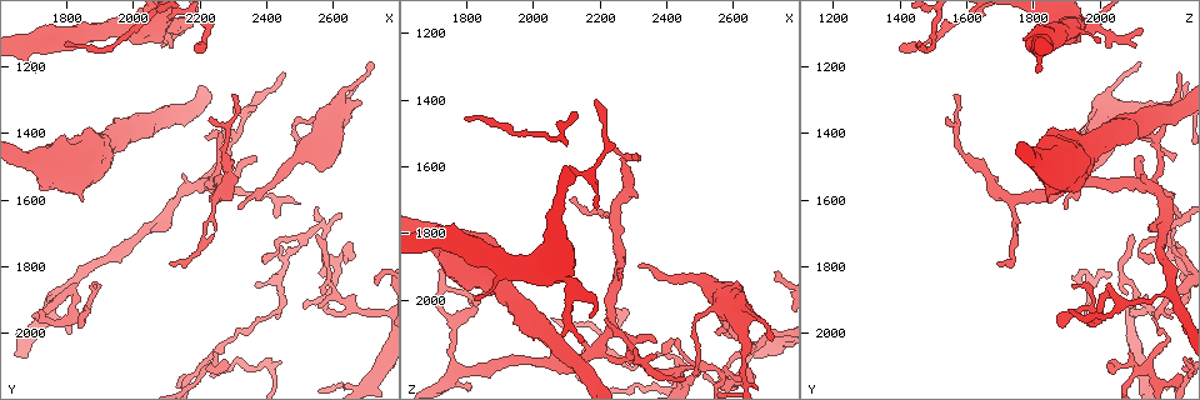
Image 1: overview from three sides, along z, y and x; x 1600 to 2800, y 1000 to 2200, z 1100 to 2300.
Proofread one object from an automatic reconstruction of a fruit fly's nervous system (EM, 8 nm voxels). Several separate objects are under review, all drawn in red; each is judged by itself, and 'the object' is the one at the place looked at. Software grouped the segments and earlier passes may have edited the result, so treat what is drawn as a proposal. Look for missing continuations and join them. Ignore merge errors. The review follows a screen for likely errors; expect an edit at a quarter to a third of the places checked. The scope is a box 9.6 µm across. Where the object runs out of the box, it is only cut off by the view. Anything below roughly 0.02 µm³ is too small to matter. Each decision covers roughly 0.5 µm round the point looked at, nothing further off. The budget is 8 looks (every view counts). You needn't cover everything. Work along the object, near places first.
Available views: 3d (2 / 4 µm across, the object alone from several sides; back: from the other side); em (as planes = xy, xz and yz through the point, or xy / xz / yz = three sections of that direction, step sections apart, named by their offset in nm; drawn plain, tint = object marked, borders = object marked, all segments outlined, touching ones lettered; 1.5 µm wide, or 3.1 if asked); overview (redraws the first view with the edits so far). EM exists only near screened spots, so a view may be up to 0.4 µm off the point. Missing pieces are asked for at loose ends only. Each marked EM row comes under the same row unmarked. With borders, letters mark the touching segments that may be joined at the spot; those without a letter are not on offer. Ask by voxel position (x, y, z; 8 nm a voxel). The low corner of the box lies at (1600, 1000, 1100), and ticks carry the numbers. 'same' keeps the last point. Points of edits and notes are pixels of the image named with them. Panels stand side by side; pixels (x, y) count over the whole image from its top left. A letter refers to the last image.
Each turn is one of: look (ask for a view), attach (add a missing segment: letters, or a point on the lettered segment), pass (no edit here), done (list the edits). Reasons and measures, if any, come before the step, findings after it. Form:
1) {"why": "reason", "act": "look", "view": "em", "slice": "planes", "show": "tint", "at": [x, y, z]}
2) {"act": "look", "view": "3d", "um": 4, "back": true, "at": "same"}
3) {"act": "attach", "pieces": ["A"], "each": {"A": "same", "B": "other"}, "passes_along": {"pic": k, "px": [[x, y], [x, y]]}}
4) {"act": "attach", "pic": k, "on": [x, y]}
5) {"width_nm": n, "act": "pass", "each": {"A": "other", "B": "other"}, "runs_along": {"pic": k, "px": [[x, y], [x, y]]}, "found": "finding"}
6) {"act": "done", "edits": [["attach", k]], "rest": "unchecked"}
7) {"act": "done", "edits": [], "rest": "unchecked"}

{"why": "thin end", "act": "look", "view": "3d", "um": 2, "at": [1880, 1860, 1930]}

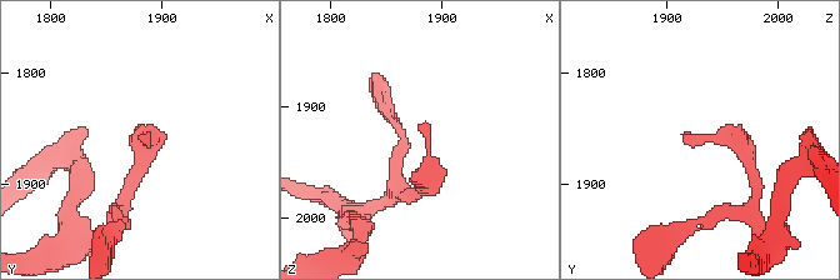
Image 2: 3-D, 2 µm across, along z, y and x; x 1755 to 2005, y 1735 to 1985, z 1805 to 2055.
{"act": "look", "view": "em", "slice": "xz", "step": 4, "show": "borders", "at": [1884, 1854, 1920]}

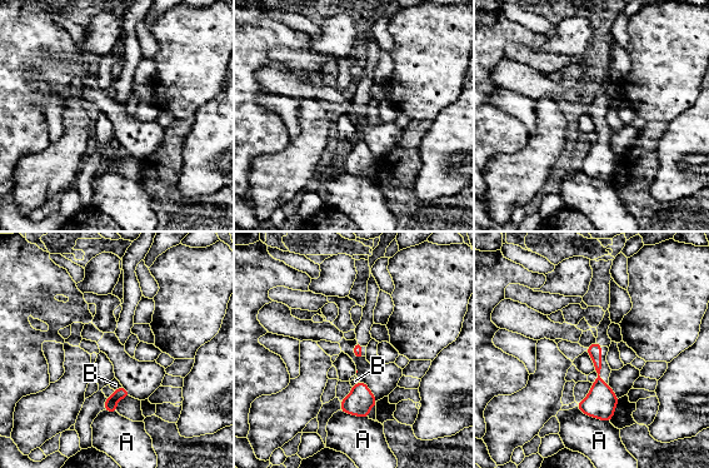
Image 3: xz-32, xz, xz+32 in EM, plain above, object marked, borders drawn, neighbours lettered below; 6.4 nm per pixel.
{"act": "look", "view": "em", "slice": "planes", "show": "borders", "at": "same"}

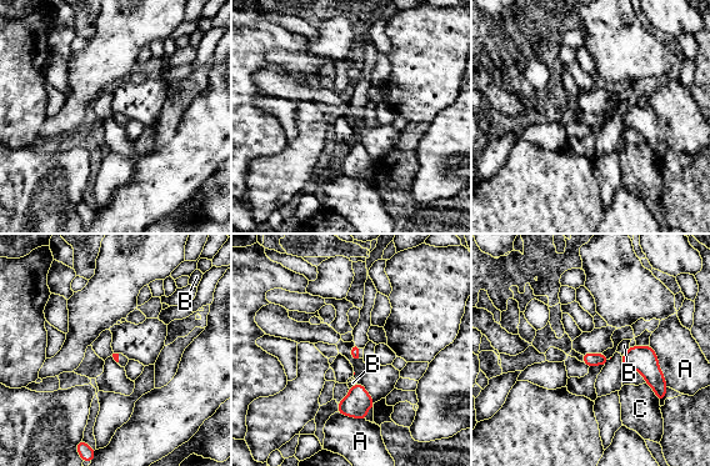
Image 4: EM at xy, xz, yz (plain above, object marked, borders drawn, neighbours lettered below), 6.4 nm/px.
{"act": "pass", "each": {"A": "other", "B": "other", "C": "other"}, "border": {"pic": 4, "px": [[630, 347], [621, 356]]}, "found": "none of them fits"}

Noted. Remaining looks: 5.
{"why": "an open end", "act": "look", "view": "em", "slice": "planes", "show": "borders", "at": [2630, 1640, 2230]}

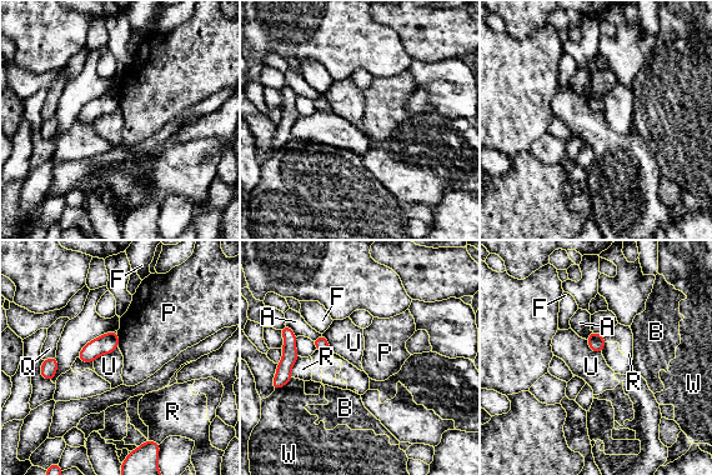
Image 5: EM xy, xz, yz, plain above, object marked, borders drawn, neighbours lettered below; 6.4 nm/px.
{"longest_contact_nm": ["U", 190], "act": "pass", "each": {"A": "other", "B": "other", "F": "other", "P": "other", "Q": "other", "R": "other", "U": "other", "W": "other"}, "border": {"pic": 5, "px": [[116, 333], [119, 346]]}, "found": "none of them fits"}

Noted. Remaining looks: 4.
{"why": "free end", "act": "look", "view": "em", "slice": "yz", "step": 8, "show": "tint", "at": [2710, 1190, 2120]}

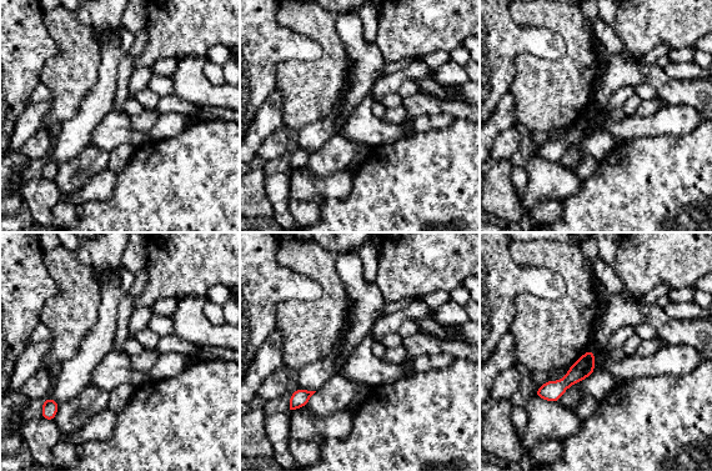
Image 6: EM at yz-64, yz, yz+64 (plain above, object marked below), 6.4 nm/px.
{"why": "another direction", "act": "look", "view": "em", "slice": "planes", "show": "borders", "at": "same"}

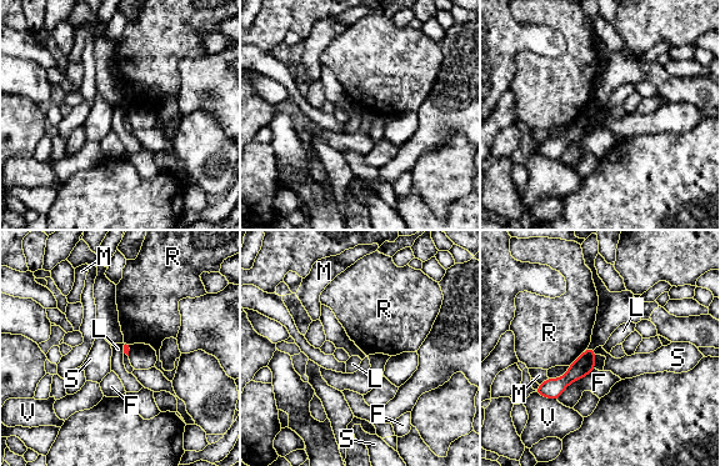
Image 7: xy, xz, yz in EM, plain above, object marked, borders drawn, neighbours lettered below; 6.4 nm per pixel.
{"longest_contact_nm": ["F", 320], "act": "pass", "each": {"F": "other", "L": "other", "M": "other", "R": "other", "S": "other", "V": "other"}, "border": {"pic": 7, "px": [[594, 355], [595, 367]]}, "found": "no lettered segment goes on from it"}

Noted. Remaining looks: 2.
{"act": "done", "edits": [], "rest": "unchecked"}

